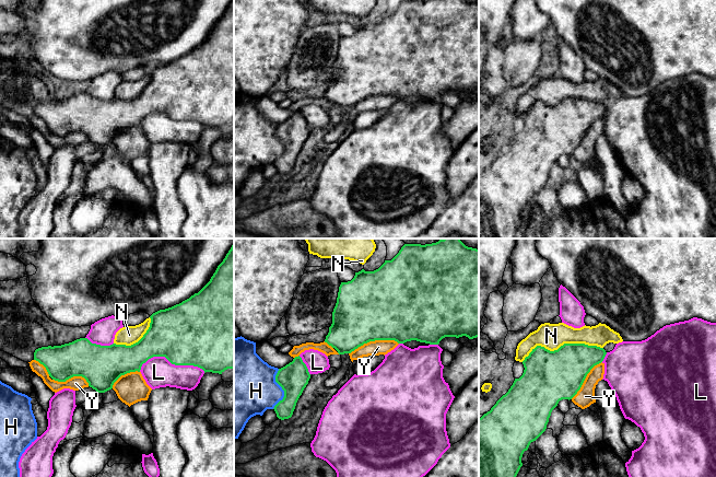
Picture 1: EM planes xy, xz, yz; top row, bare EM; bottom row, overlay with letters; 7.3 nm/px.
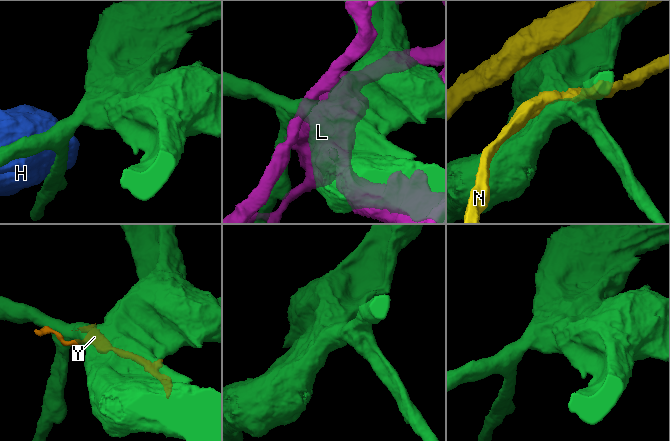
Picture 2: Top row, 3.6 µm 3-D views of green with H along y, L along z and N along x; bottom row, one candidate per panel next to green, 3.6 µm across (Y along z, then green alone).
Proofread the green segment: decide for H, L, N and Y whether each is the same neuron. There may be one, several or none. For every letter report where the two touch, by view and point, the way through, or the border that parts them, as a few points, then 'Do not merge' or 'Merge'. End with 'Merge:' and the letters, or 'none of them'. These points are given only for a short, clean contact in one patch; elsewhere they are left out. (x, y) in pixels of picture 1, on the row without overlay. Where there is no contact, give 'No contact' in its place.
H: Touches green at xz (282, 143). Do not merge
L: Touches green at xy (171, 117). Do not merge
N: Touches green at yz (563, 100). Do not merge
Y: Touches green at xz (373, 95). Do not merge
Merge: none of them

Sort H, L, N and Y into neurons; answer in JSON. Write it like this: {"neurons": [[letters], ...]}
{"neurons": [["H"], ["L"], ["N"], ["Y"]]}

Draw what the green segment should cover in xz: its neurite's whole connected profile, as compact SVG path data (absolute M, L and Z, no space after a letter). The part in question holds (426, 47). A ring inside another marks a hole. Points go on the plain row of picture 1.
M403 0L399 8L374 26L362 24L355 27L354 33L348 37L341 37L337 58L332 67L332 79L326 91L325 97L334 103L339 109L351 108L359 102L375 95L395 95L398 98L416 95L430 100L438 100L445 92L462 92L469 94L479 92L479 4L466 0Z

